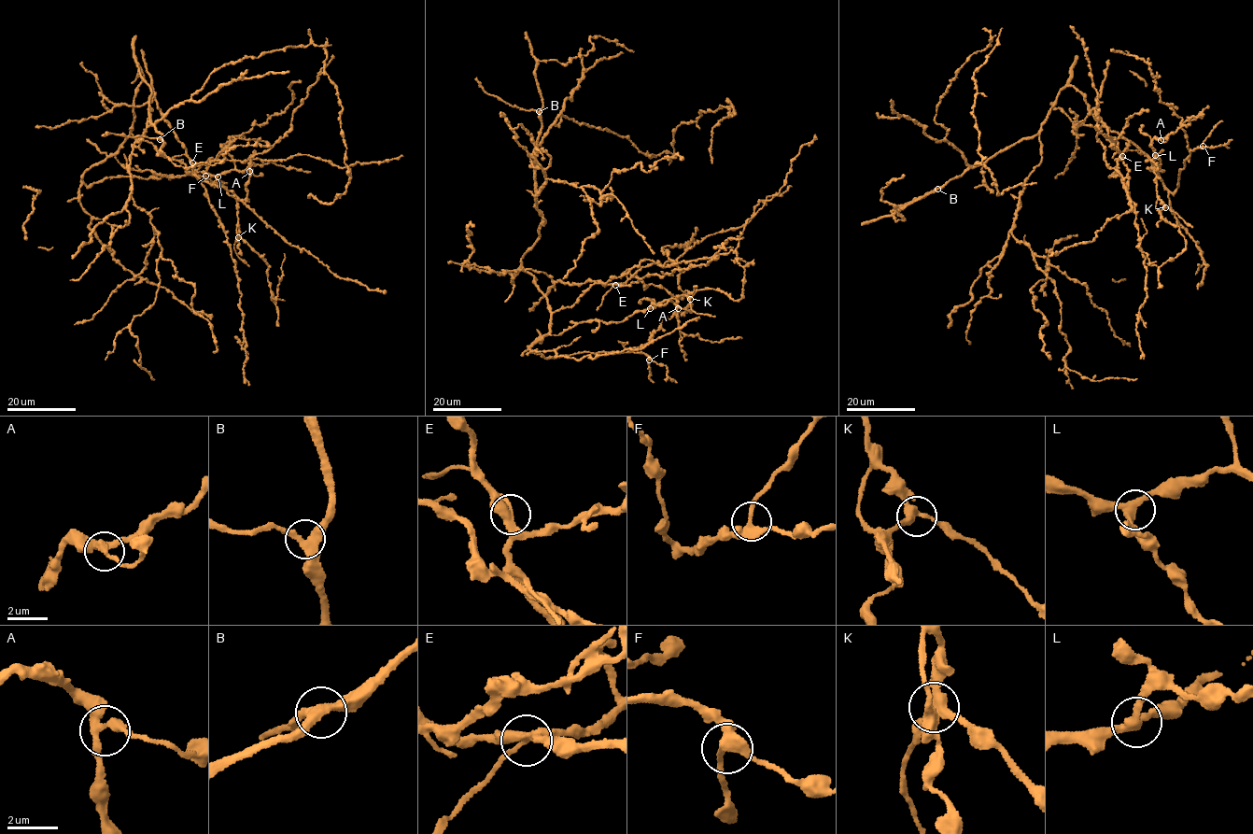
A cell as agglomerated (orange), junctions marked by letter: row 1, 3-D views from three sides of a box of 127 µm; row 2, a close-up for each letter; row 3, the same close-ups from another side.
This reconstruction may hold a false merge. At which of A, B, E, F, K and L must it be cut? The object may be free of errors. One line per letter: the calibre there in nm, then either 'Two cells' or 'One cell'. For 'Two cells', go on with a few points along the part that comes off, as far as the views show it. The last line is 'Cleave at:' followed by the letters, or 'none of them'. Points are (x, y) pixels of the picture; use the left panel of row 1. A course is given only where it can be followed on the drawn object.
A: Thickness 340 nm. One cell
B: Thickness 320 nm. One cell
E: Thickness 320 nm. Two cells. Course of the part to remove: (192, 162), (184, 154), (169, 159)
F: Thickness 320 nm. One cell
K: Thickness 320 nm. One cell
L: Thickness 320 nm. One cell
Cleave at: E

